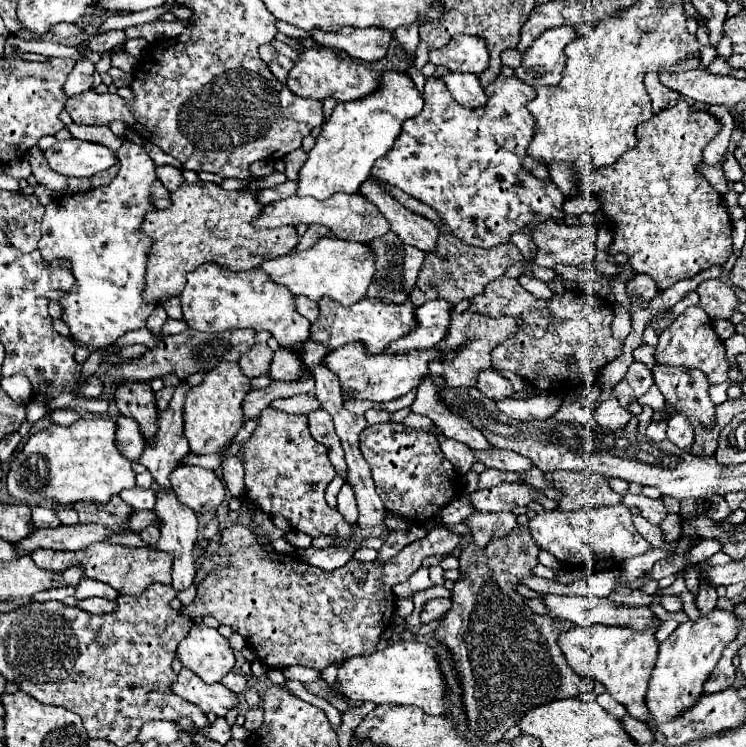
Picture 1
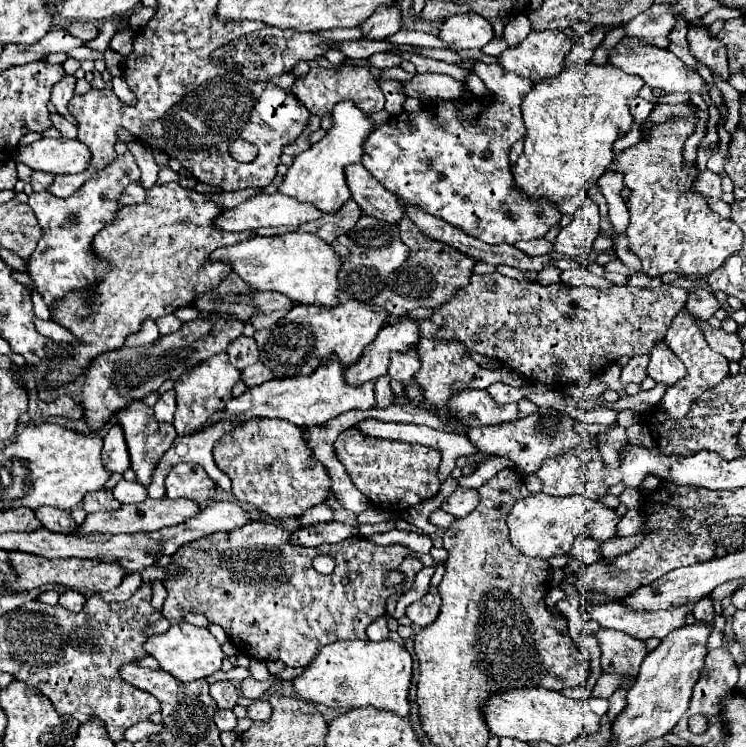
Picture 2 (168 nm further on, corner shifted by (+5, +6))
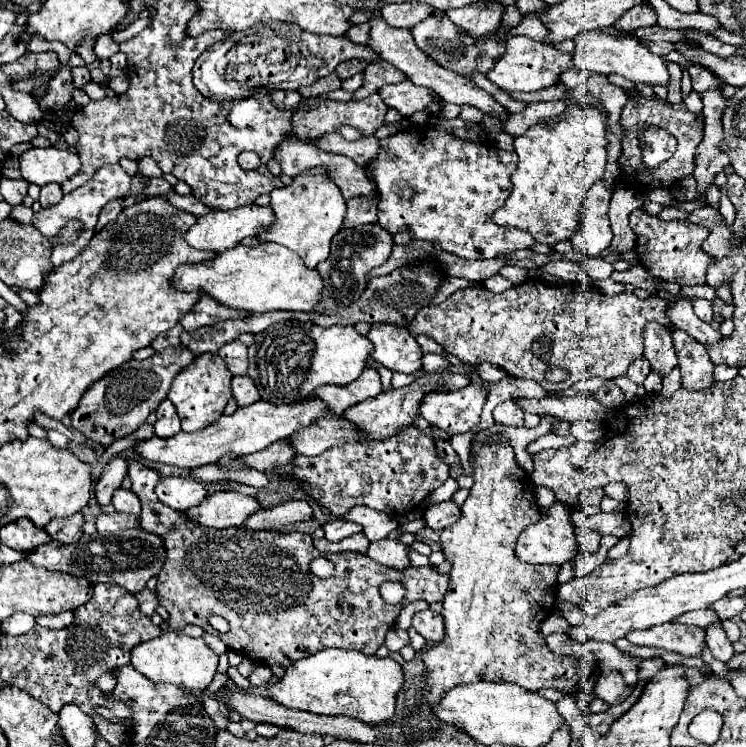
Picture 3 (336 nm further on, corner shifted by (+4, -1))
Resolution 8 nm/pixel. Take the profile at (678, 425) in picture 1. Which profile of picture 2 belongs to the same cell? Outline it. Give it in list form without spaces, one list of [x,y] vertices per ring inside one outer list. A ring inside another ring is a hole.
[[[681,309],[681,311],[675,315],[675,319],[673,319],[673,329],[667,329],[667,335],[665,335],[663,343],[669,345],[669,349],[683,361],[683,365],[685,365],[685,369],[687,369],[687,377],[684,377],[675,385],[667,388],[663,399],[661,399],[663,409],[667,409],[667,415],[669,415],[673,421],[679,421],[679,419],[683,419],[683,417],[687,415],[691,403],[693,403],[701,393],[705,393],[707,389],[713,389],[715,385],[719,385],[719,381],[723,381],[723,379],[729,375],[729,361],[727,361],[723,355],[715,353],[715,351],[707,345],[707,341],[705,341],[705,337],[703,337],[703,331],[699,329],[695,317],[693,317],[689,311],[685,311],[685,309]]]

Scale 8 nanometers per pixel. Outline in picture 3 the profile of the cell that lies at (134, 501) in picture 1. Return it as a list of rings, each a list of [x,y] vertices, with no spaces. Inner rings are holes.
[[[118,488],[118,490],[114,492],[112,504],[114,504],[116,512],[126,512],[126,514],[140,516],[140,500],[138,500],[138,496],[136,496],[132,490]]]

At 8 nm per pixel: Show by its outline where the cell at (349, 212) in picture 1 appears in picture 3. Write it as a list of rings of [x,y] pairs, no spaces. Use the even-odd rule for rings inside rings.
[[[244,206],[232,212],[224,212],[224,210],[214,210],[208,216],[200,216],[196,220],[196,224],[192,224],[186,232],[186,242],[196,248],[196,250],[212,250],[212,252],[224,252],[228,248],[234,248],[242,238],[246,236],[256,236],[256,232],[260,234],[262,230],[266,230],[270,224],[274,222],[274,214],[270,206]]]

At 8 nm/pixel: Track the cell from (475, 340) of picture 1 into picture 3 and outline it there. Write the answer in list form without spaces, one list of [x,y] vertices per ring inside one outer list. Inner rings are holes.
[[[426,374],[418,380],[414,380],[412,384],[400,388],[400,390],[390,390],[390,392],[382,392],[376,398],[368,398],[352,408],[348,408],[348,412],[344,412],[344,420],[348,420],[350,424],[356,424],[356,428],[360,428],[360,432],[370,432],[368,436],[372,436],[372,440],[384,440],[388,436],[392,436],[396,430],[404,428],[404,426],[412,426],[414,416],[418,416],[418,406],[420,400],[424,398],[426,392],[440,392],[440,390],[458,390],[470,384],[468,376],[460,376],[460,374]]]

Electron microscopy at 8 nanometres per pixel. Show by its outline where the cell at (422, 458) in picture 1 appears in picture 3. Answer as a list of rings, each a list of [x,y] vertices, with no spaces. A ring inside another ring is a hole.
[[[416,426],[402,428],[384,440],[364,440],[328,448],[320,456],[296,454],[292,464],[266,470],[270,480],[294,482],[304,486],[302,492],[316,504],[328,508],[336,516],[344,516],[350,508],[364,504],[390,516],[404,516],[410,504],[418,506],[432,490],[448,478],[448,466],[438,458],[434,442]]]

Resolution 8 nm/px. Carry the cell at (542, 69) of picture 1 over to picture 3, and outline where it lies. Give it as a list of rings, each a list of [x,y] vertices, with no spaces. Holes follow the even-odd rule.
[[[512,36],[508,40],[506,54],[494,64],[486,78],[504,92],[536,92],[558,82],[558,76],[572,68],[572,56],[556,50],[548,44],[538,44],[526,36]]]

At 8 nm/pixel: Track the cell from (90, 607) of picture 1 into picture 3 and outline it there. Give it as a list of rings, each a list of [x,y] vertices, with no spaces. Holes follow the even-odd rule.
[[[62,612],[62,614],[50,614],[50,616],[36,618],[36,622],[40,626],[46,626],[46,628],[66,628],[72,620],[74,620],[72,612]]]

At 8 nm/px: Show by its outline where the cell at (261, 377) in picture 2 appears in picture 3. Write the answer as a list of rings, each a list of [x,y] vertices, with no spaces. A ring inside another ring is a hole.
[[[236,376],[236,378],[232,378],[232,396],[238,402],[238,406],[254,404],[260,398],[254,382],[248,380],[248,376]]]

